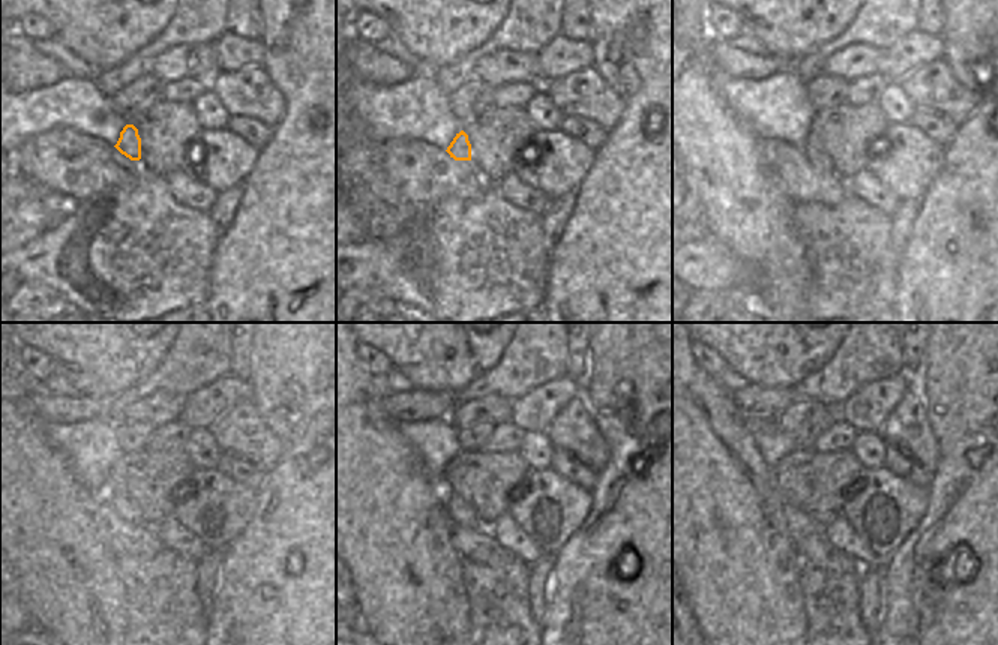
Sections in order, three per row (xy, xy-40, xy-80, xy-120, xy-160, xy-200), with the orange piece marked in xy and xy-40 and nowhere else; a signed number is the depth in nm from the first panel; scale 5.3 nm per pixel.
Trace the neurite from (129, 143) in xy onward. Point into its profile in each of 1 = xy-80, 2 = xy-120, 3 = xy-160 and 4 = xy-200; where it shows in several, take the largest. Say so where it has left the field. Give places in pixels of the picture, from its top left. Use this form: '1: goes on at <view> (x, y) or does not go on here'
1: goes on at xy-80 (793, 150)
2: goes on at xy-120 (116, 497)
3: goes on at xy-160 (461, 513)
4: goes on at xy-200 (799, 525)

